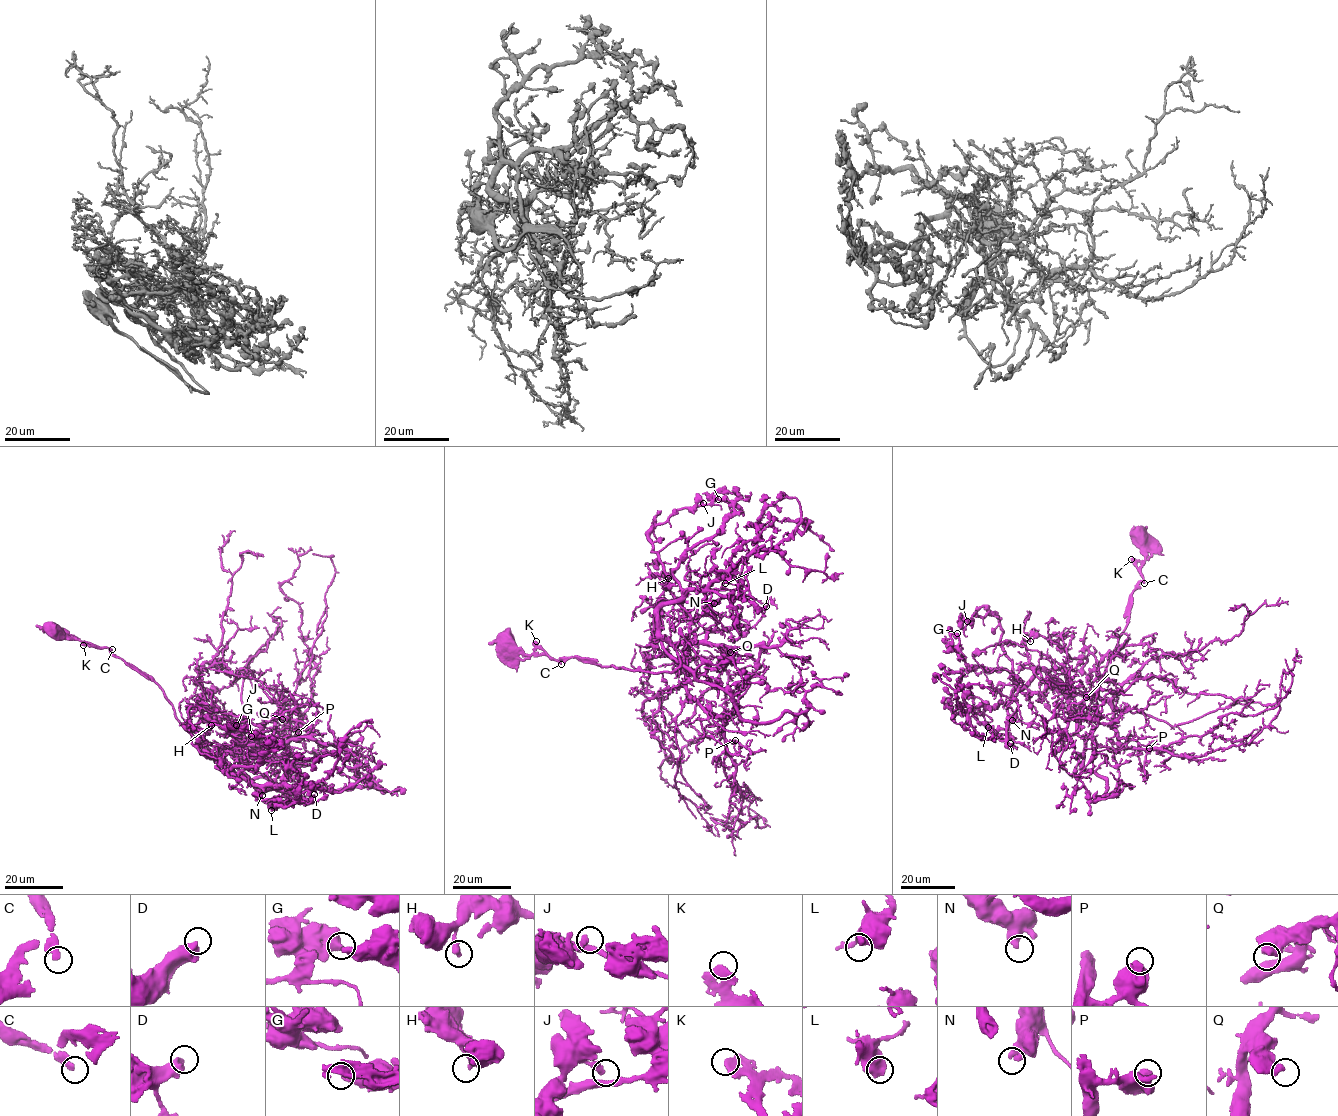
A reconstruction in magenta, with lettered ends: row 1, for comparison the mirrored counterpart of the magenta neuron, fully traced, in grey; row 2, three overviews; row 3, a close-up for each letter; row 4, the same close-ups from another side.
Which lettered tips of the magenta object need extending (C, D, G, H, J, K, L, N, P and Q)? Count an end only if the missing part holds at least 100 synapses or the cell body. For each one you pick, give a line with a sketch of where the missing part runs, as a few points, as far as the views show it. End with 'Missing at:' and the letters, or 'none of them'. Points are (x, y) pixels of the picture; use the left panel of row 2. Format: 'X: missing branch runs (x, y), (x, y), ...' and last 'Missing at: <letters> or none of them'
D: missing branch runs (314, 794), (325, 795), (347, 789), (353, 777), (363, 769), (366, 751), (378, 747), (389, 737)
Missing at: D

